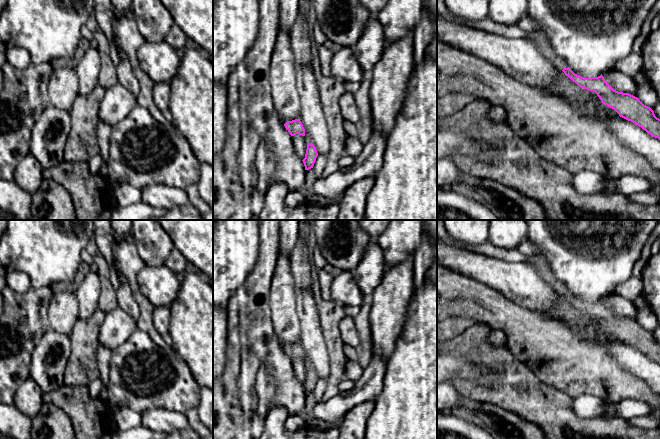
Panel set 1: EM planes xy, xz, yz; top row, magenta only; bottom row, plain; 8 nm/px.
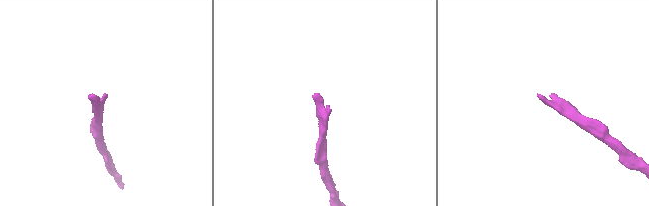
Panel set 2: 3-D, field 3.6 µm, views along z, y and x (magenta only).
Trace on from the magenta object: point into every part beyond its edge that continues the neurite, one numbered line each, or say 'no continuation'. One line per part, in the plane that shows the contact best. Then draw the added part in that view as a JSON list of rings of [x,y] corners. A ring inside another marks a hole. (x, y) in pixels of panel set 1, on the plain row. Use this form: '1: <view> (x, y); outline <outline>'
1: yz (538, 261); outline [[[539,253],[530,255],[528,256],[527,263],[532,265],[536,269],[537,274],[553,287],[557,293],[563,294],[564,292],[568,292],[566,286],[555,278],[550,265],[543,255]]]

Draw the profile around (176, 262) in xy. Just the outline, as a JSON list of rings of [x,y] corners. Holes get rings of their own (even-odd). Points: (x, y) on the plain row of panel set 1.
[[[174,248],[166,259],[164,265],[173,272],[179,273],[185,270],[187,264],[188,262],[186,261],[182,253],[176,248]]]

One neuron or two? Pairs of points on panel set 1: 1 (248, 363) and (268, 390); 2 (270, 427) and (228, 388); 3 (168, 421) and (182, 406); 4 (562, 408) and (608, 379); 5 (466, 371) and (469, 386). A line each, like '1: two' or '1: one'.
1: two
2: two
3: two
4: two
5: two

